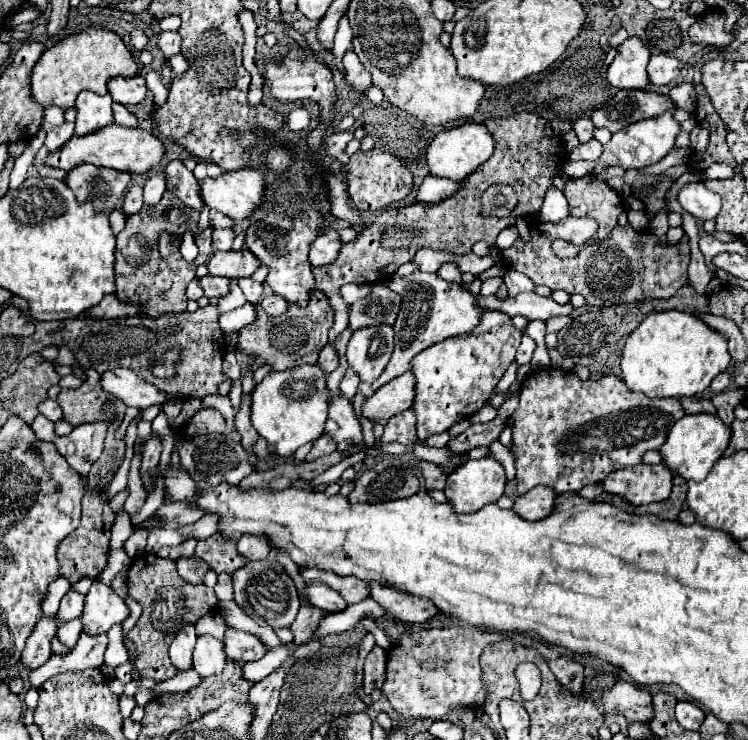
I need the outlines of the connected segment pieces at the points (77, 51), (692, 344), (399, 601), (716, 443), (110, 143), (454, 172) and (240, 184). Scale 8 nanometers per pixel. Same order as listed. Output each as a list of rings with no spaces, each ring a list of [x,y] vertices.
[[[88,28],[84,32],[72,34],[50,46],[32,72],[32,96],[42,106],[74,106],[76,94],[82,90],[92,90],[96,94],[106,94],[108,80],[114,76],[132,78],[140,70],[140,64],[134,60],[130,50],[124,46],[122,38],[110,30]]]
[[[666,310],[648,314],[628,336],[620,366],[630,390],[650,398],[682,398],[704,392],[720,372],[728,370],[728,364],[730,354],[722,334],[704,326],[696,314]]]
[[[370,582],[370,596],[388,612],[388,616],[410,624],[422,624],[432,620],[440,610],[426,598],[402,594],[390,586]]]
[[[716,414],[684,416],[672,426],[666,442],[660,448],[660,454],[666,460],[668,468],[680,474],[684,480],[704,480],[712,470],[714,462],[724,454],[730,442],[730,434],[732,428],[726,426]]]
[[[110,124],[110,126],[104,126],[102,130],[94,130],[94,134],[86,134],[86,138],[74,134],[74,138],[70,138],[70,142],[66,142],[66,146],[62,146],[62,150],[56,150],[54,154],[48,156],[46,166],[62,168],[62,170],[70,172],[70,170],[74,170],[74,166],[90,162],[94,166],[108,166],[114,170],[130,172],[130,174],[132,172],[144,174],[150,168],[158,166],[162,156],[164,156],[164,146],[154,134],[150,134],[142,128],[126,128],[126,126]]]
[[[466,122],[458,128],[440,132],[430,148],[428,148],[428,168],[430,174],[440,176],[440,178],[450,178],[450,180],[462,180],[466,176],[470,176],[480,164],[484,164],[494,152],[494,138],[488,132],[488,128],[484,124],[476,124],[476,122]]]
[[[252,168],[200,180],[200,186],[204,204],[234,220],[250,218],[252,212],[266,202],[264,174]]]

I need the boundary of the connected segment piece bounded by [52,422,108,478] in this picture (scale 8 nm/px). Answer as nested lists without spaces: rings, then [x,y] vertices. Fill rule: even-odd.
[[[106,422],[94,424],[80,424],[68,436],[56,436],[52,442],[56,444],[58,452],[66,458],[66,462],[82,476],[88,478],[92,464],[100,458],[104,448],[104,438],[108,432]]]

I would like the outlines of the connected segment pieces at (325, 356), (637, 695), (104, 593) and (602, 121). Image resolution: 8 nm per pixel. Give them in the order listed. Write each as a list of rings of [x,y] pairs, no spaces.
[[[330,344],[320,352],[318,366],[320,366],[326,374],[330,374],[330,372],[334,372],[334,370],[338,368],[338,354],[334,352],[334,348],[332,348]]]
[[[616,682],[612,690],[604,690],[600,696],[600,704],[606,710],[616,710],[626,716],[630,722],[648,724],[652,718],[652,696],[648,690],[642,690],[630,682]]]
[[[94,580],[90,592],[86,594],[86,604],[82,612],[82,624],[86,634],[108,632],[114,624],[122,624],[130,616],[124,600],[110,588]]]
[[[618,90],[610,102],[590,114],[590,120],[596,128],[608,128],[618,132],[632,122],[638,122],[648,116],[662,114],[670,110],[674,102],[668,96],[648,92],[648,90]]]

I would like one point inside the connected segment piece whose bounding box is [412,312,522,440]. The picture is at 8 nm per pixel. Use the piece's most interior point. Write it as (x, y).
(454, 378)

